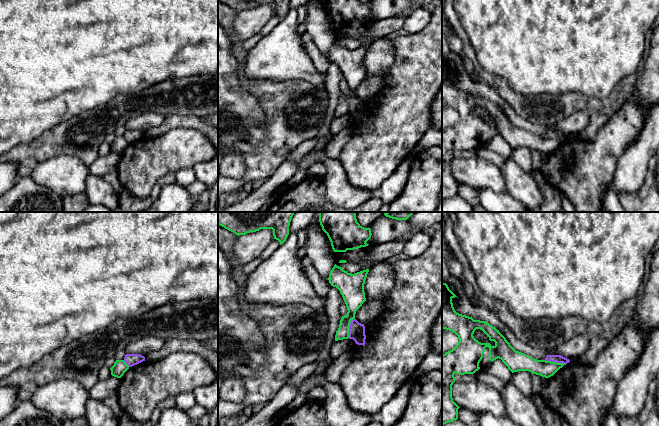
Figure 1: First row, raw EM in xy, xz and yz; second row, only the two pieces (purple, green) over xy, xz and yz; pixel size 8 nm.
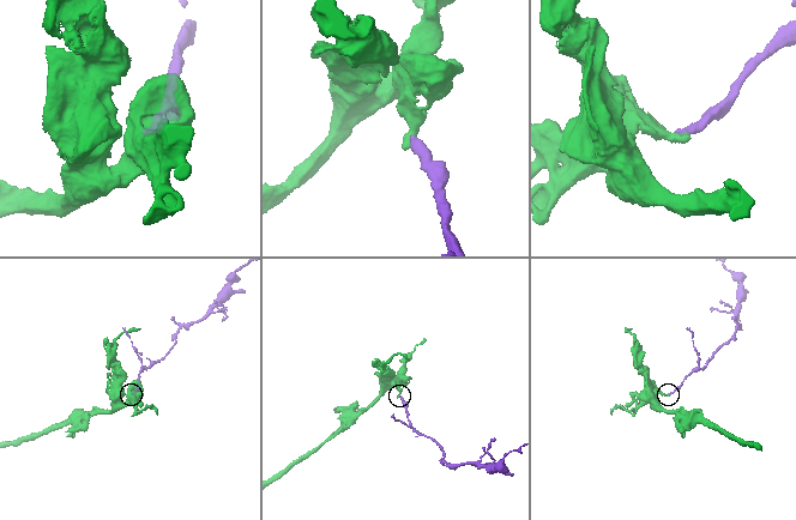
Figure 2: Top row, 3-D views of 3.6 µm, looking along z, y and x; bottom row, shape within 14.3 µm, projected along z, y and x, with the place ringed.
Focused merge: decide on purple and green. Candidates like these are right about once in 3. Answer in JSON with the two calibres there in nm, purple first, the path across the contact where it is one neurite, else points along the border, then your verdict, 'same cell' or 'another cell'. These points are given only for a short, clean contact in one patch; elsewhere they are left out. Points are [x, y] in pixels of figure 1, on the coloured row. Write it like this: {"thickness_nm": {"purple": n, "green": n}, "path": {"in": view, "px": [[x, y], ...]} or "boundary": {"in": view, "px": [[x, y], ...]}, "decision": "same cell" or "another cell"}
{"thickness_nm": {"purple": 130, "green": 160}, "boundary": {"in": "xz", "px": [[354, 318], [350, 323], [348, 337]]}, "decision": "another cell"}

